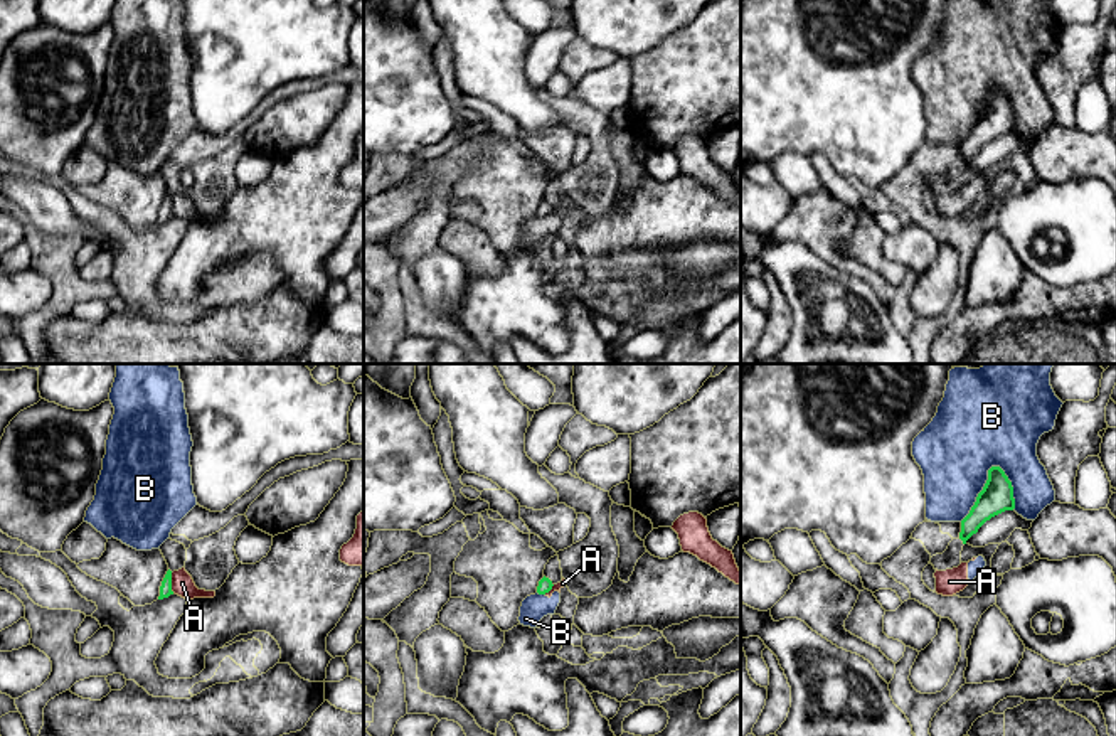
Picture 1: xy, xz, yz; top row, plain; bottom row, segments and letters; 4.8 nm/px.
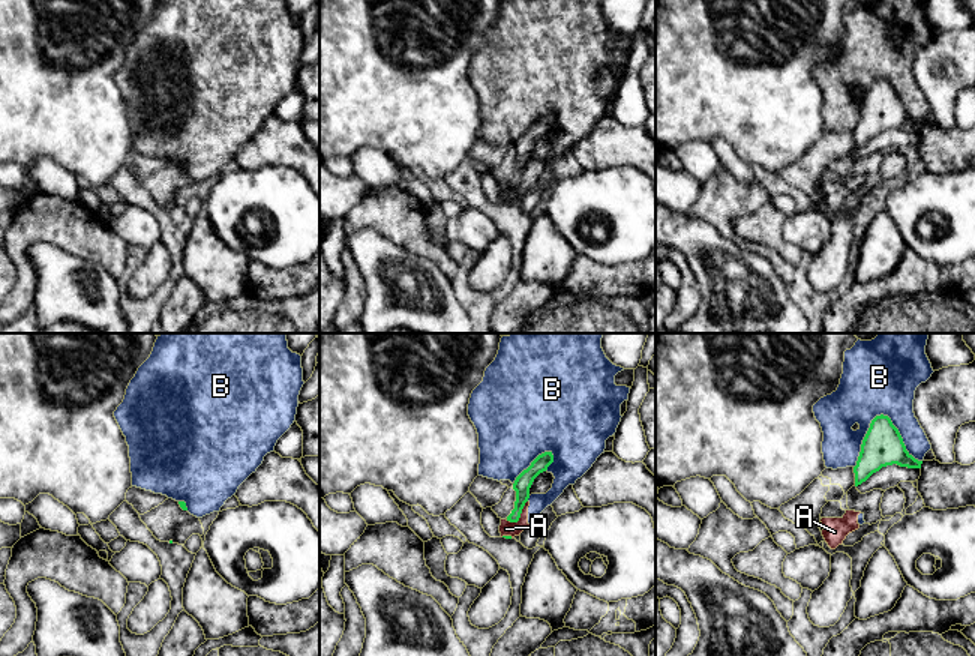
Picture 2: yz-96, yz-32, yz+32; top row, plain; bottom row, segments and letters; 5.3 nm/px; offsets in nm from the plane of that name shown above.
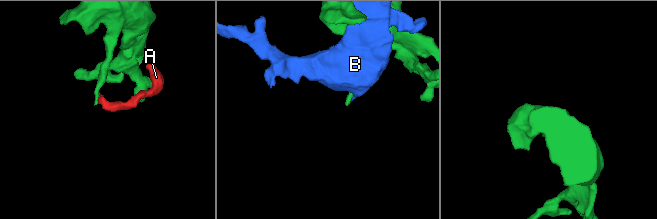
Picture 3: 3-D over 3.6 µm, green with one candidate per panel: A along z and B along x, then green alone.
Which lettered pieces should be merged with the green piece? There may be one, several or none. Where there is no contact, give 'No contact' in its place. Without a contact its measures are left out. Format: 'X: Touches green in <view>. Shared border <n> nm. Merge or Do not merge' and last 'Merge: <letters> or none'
A: Touches green in xy. Shared border 100 nm. Do not merge
B: Touches green in yz. Shared border 320 nm. Do not merge
Merge: none

